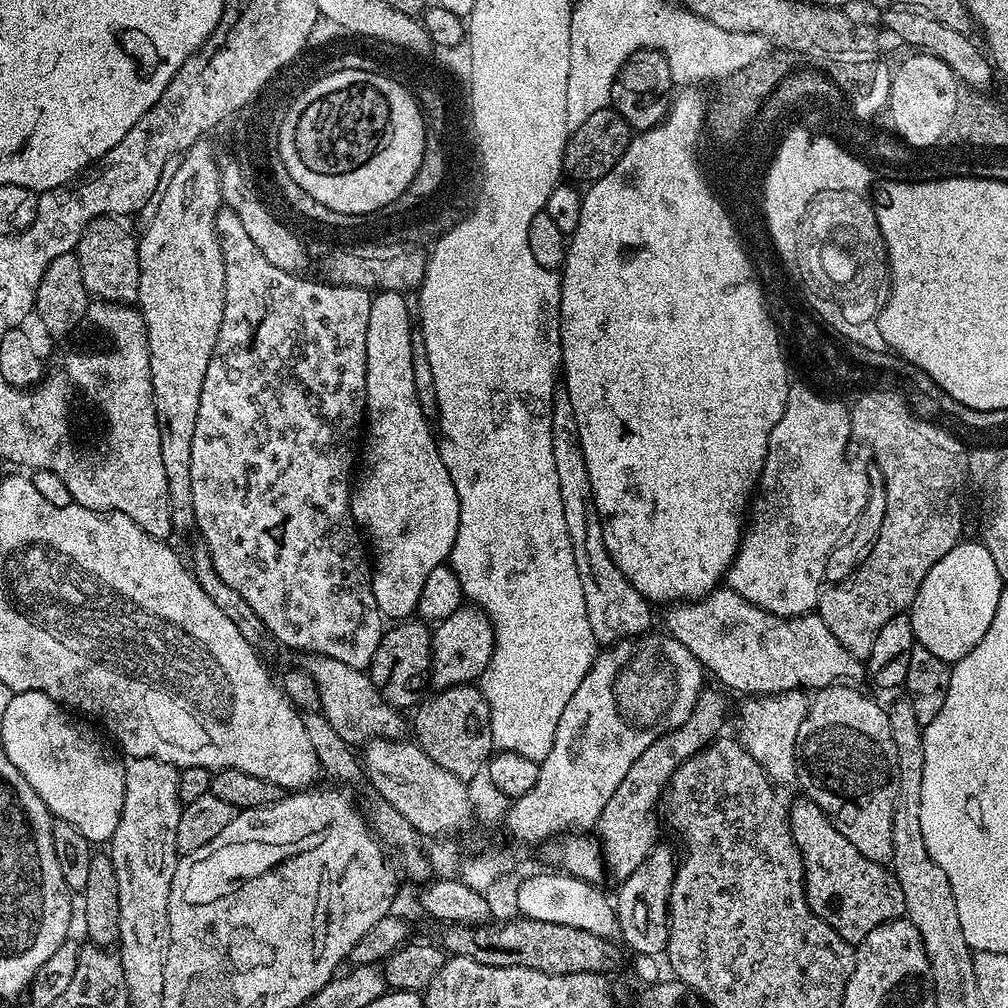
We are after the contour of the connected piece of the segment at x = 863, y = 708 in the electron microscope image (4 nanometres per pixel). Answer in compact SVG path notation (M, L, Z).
M837 682L811 697L796 742L798 784L858 854L887 865L892 858L892 819L900 793L900 771L887 711L860 690Z

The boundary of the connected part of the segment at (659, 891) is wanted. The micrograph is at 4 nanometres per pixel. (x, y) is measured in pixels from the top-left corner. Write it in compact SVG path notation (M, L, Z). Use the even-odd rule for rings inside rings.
M663 842L657 843L644 862L625 881L619 883L618 896L614 898L616 916L622 940L628 942L633 953L654 958L667 949L668 895L676 877L677 863L677 853L672 853Z

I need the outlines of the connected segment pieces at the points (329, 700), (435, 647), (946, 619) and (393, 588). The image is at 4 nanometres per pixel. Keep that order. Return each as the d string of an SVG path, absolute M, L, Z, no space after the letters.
M312 654L307 660L306 671L310 678L314 678L314 686L318 690L319 711L330 722L330 726L342 734L346 743L360 746L377 738L398 740L405 735L406 720L400 717L403 715L381 698L365 669L346 666L346 662L338 662L329 656Z
M462 606L450 618L439 621L431 629L432 666L430 684L433 689L453 688L459 684L471 684L484 675L492 657L492 624L485 612L476 606Z
M961 539L959 544L946 550L946 554L942 554L942 558L934 562L934 566L930 566L926 578L922 578L918 586L918 594L910 609L913 641L930 650L937 658L942 658L942 662L949 666L957 664L959 660L966 658L966 654L970 654L970 650L974 650L974 646L978 646L978 642L982 642L982 634L990 630L990 622L998 610L1001 591L998 566L994 566L990 550L979 539Z
M377 291L372 298L370 306L370 322L366 326L366 440L368 436L368 449L364 452L364 460L369 464L365 470L364 477L360 480L360 485L355 485L350 496L352 505L352 519L362 529L363 539L370 549L371 559L374 561L372 568L372 589L374 598L378 602L381 613L385 617L393 616L391 619L396 622L403 621L411 617L416 610L416 603L422 594L422 586L426 578L430 578L430 570L441 567L451 557L454 538L458 534L460 525L460 507L458 506L458 494L454 490L454 482L450 482L450 474L440 457L437 437L434 435L434 428L430 425L429 417L424 415L422 406L418 402L418 394L414 386L414 362L412 361L412 338L414 335L414 316L408 313L408 304L403 295L399 292Z

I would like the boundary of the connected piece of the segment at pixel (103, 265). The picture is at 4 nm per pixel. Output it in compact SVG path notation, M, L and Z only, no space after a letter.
M99 216L90 221L76 243L74 253L81 263L82 282L85 283L89 297L131 305L138 297L138 240L120 224L123 223L119 219L110 216Z

